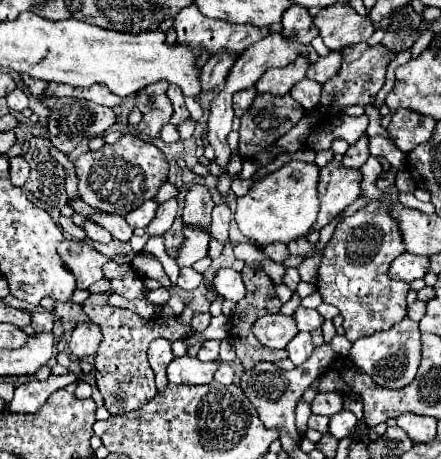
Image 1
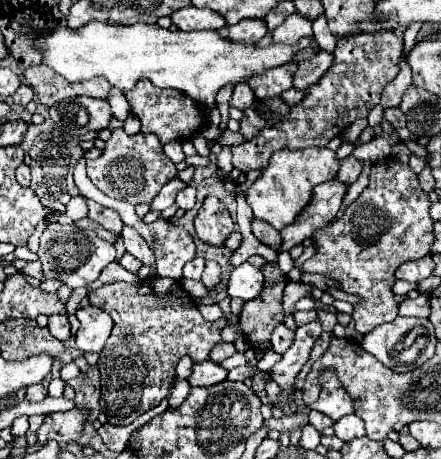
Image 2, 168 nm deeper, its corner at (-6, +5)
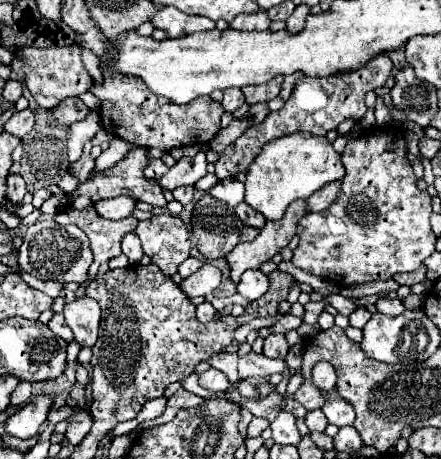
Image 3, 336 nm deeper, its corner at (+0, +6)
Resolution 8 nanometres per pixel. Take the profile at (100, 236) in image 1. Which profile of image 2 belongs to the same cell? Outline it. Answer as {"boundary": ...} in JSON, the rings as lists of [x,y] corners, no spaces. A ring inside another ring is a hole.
{"boundary":[[[86,198],[88,207],[88,217],[93,221],[97,221],[107,231],[113,231],[113,233],[121,233],[123,229],[123,221],[119,217],[119,213],[116,211],[104,208],[95,201]]]}

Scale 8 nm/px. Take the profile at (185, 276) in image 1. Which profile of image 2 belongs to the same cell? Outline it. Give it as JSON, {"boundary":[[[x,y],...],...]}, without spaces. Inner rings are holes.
{"boundary":[[[195,257],[195,259],[191,259],[191,261],[183,267],[183,277],[185,277],[185,279],[195,279],[195,281],[199,281],[199,279],[201,279],[201,273],[203,273],[203,267],[205,267],[205,259]]]}

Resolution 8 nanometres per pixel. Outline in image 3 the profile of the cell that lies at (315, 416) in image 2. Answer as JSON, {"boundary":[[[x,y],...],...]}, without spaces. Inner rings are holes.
{"boundary":[[[311,410],[307,412],[305,416],[305,424],[309,426],[309,430],[317,430],[317,432],[323,432],[327,428],[327,418],[323,414],[323,410]]]}

